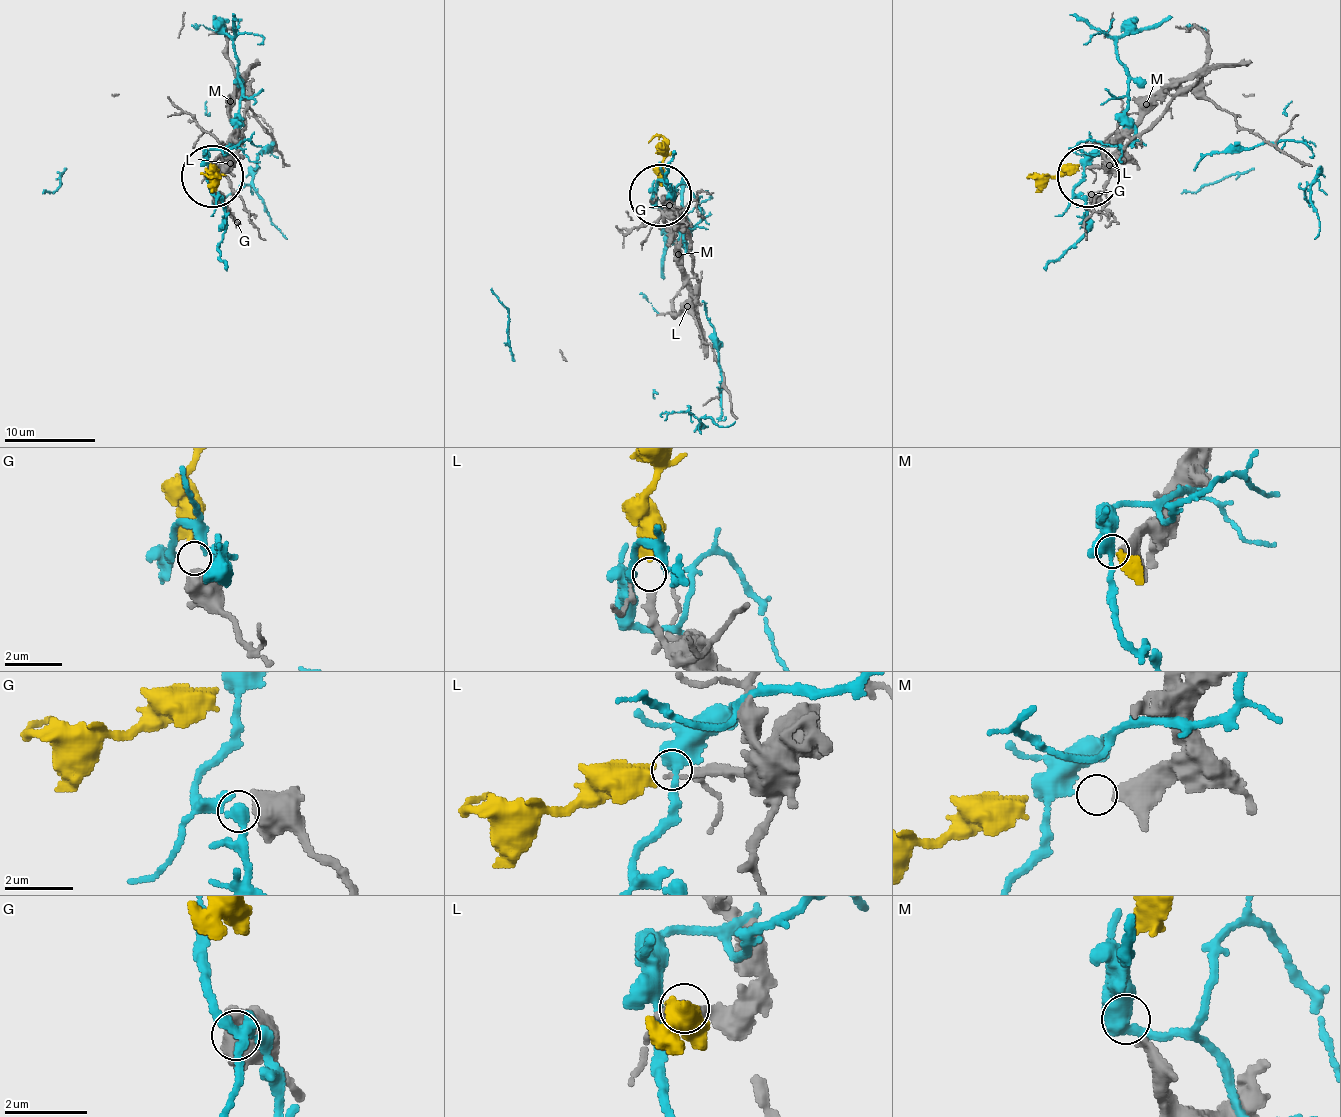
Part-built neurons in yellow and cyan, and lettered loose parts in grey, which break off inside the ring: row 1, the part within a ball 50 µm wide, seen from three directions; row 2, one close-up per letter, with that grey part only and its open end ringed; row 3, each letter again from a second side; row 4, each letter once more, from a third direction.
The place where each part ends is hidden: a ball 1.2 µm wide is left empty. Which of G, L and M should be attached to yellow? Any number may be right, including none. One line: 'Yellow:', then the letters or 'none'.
Yellow: L

